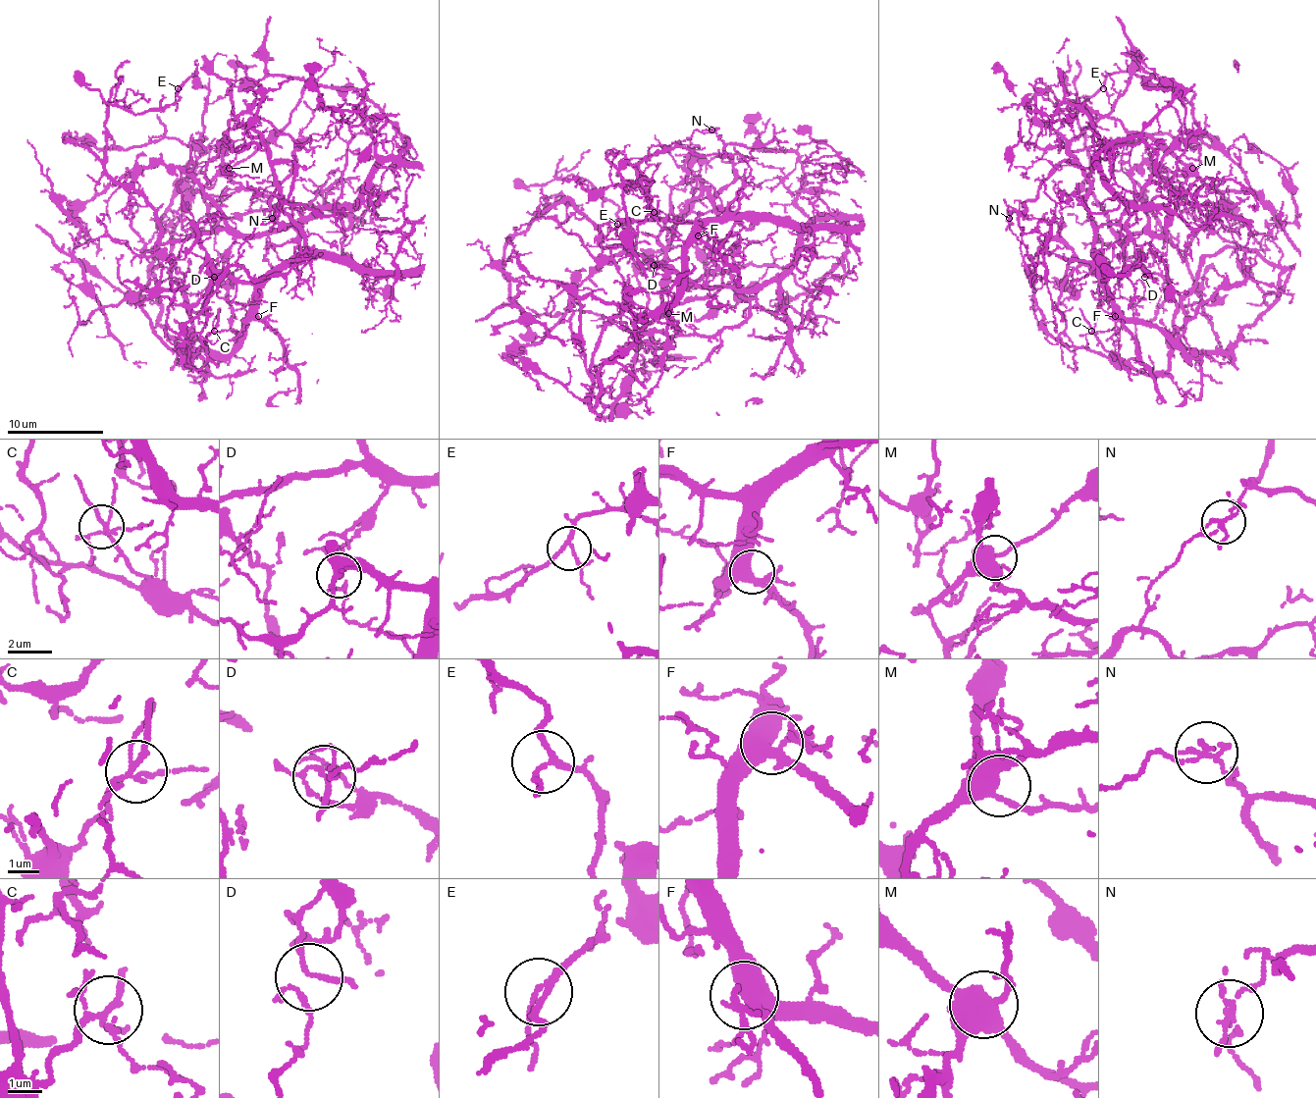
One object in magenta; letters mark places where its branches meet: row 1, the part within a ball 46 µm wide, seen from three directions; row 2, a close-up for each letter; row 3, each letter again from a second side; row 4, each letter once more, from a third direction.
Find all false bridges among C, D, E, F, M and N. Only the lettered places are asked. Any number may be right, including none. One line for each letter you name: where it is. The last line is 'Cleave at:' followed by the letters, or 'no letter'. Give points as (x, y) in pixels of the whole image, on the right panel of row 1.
N: place (1009, 218)
Cleave at: N

